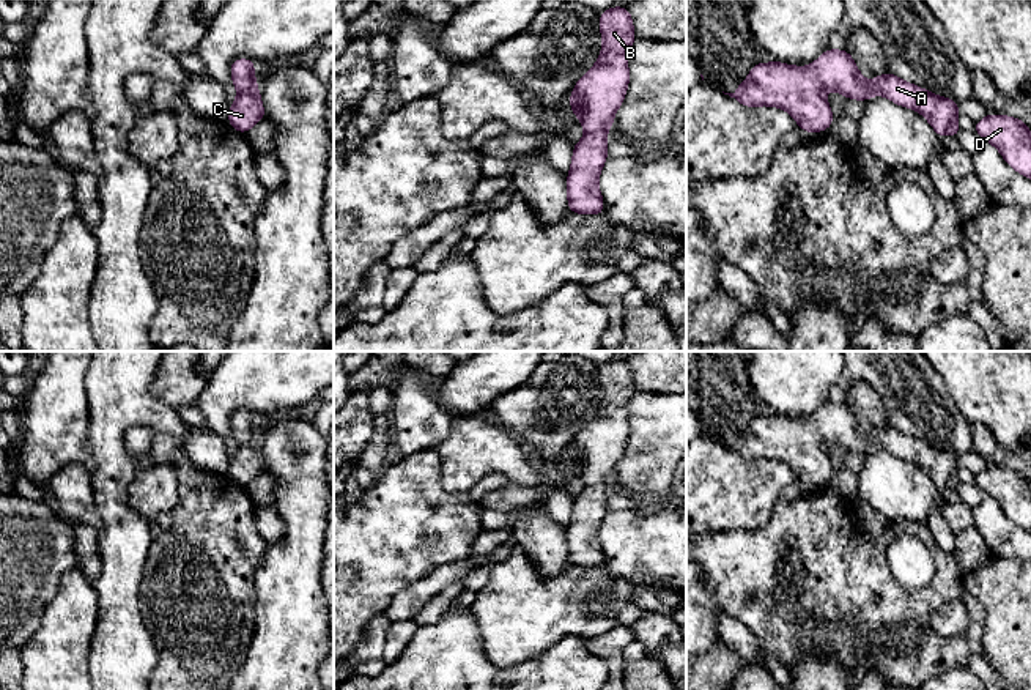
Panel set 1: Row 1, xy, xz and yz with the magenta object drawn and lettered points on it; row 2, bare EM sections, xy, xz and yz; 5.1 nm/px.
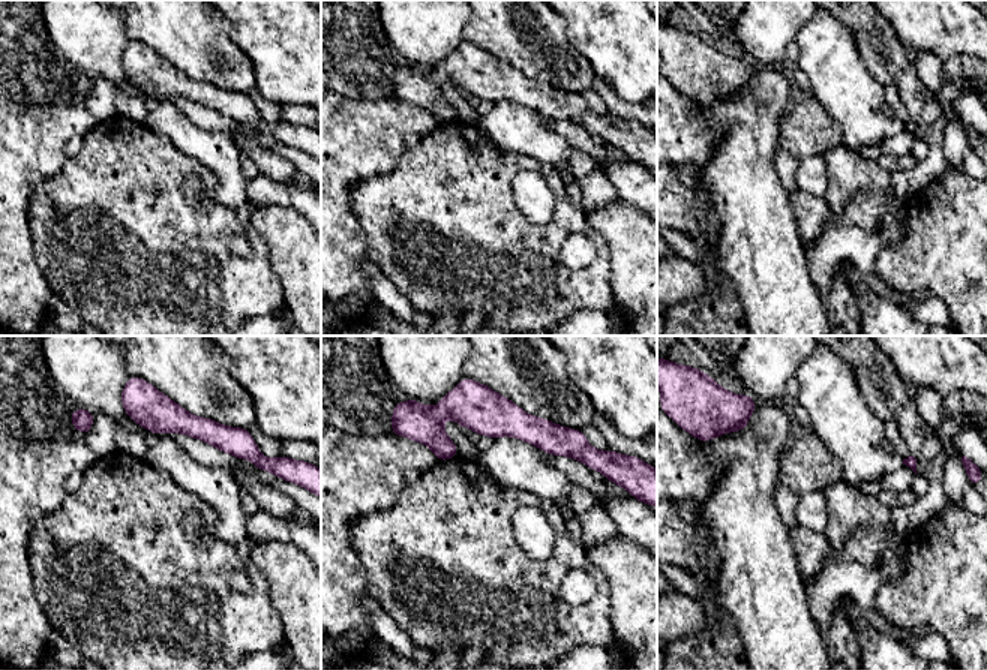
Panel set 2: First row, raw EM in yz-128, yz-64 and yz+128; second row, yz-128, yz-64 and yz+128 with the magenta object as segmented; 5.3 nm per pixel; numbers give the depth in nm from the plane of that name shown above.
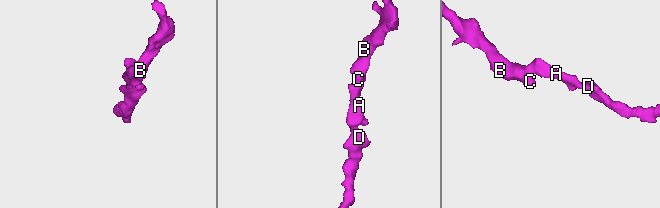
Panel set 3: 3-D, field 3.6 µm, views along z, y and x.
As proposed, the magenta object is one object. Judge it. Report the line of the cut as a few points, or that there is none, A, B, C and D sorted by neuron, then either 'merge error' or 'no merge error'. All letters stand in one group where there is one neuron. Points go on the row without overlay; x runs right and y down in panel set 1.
cut none; groups A B C D; no merge error

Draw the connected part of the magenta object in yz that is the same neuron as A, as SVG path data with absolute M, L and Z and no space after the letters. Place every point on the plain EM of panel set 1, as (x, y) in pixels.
M826 402L811 419L792 419L781 414L756 414L749 428L734 446L724 446L746 460L771 458L789 465L806 485L830 482L834 468L825 444L834 443L847 452L866 455L880 447L894 457L918 463L938 490L960 485L959 455L937 449L885 425L866 433L845 402Z

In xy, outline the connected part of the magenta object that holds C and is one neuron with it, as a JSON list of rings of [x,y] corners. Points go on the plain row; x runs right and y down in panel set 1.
[[[236,411],[230,419],[238,449],[230,458],[228,477],[241,487],[266,469],[253,422],[255,414],[250,411]]]

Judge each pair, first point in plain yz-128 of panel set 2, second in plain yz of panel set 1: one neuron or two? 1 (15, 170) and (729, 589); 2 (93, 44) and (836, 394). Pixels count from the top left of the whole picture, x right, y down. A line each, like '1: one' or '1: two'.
1: two
2: two

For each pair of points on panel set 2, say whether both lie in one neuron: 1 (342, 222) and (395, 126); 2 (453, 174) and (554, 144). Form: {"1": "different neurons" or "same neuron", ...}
{"1": "same neuron", "2": "different neurons"}

